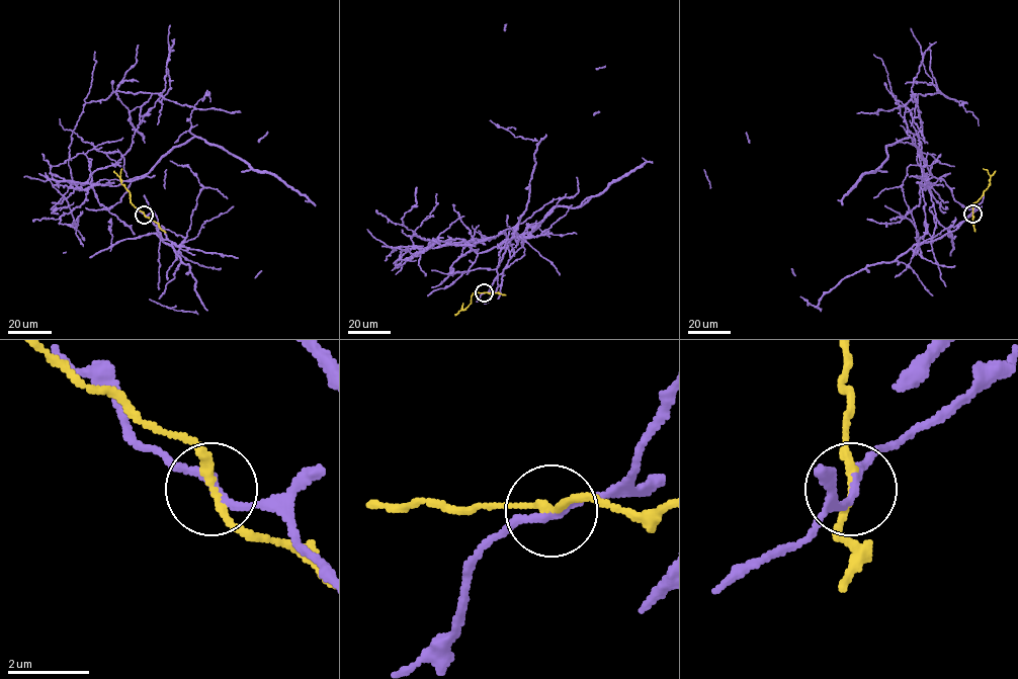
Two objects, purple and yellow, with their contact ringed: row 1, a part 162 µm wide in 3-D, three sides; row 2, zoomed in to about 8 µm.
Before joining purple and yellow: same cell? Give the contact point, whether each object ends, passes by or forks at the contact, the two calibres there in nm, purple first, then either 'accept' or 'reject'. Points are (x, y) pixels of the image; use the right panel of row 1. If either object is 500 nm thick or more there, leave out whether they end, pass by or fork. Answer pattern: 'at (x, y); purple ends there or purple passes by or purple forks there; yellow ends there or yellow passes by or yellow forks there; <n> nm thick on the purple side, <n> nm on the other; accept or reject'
at (972, 214); purple passes by; yellow passes by; 200 nm thick on the purple side, 170 nm on the other; reject

